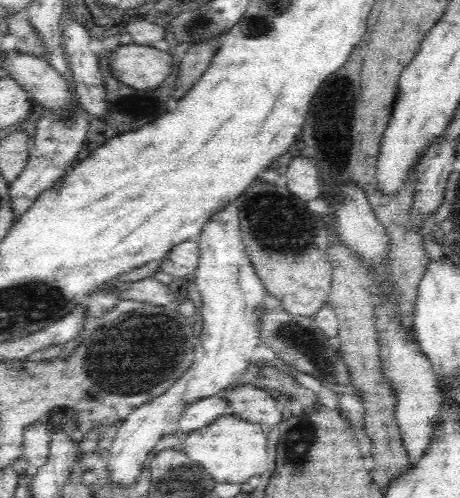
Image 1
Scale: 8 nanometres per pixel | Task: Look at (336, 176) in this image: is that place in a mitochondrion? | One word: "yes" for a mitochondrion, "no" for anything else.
yes

